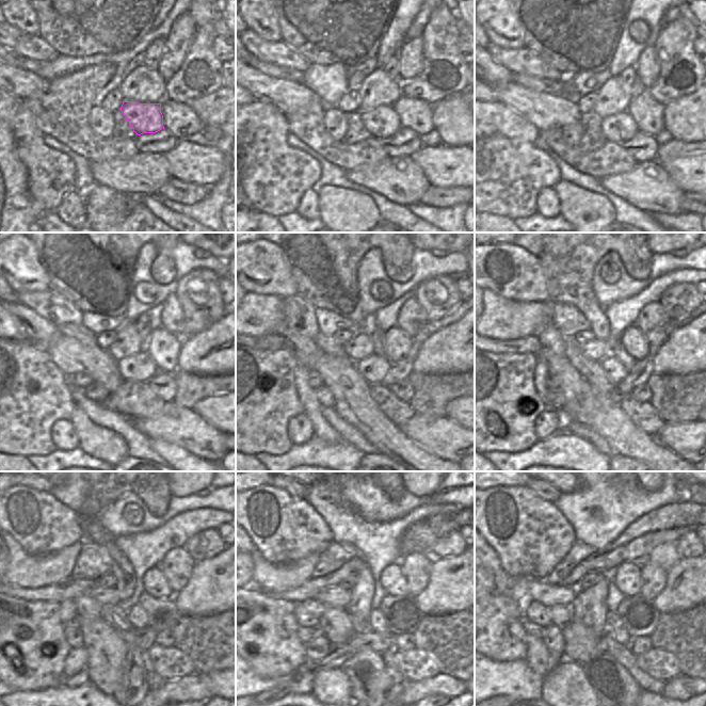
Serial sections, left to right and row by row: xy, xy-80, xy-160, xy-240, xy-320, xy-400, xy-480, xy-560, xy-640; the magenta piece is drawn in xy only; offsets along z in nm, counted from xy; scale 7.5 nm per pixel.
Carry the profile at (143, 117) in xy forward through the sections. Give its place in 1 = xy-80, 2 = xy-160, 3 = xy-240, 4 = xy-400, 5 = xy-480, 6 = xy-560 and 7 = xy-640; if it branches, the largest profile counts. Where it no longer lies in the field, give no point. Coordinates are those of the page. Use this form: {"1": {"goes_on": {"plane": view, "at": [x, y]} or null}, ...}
{"1": {"goes_on": {"plane": "xy-80", "at": [381, 123]}}, "2": {"goes_on": {"plane": "xy-160", "at": [622, 127]}}, "3": {"goes_on": {"plane": "xy-240", "at": [140, 367]}}, "4": {"goes_on": {"plane": "xy-400", "at": [614, 371]}}, "5": {"goes_on": {"plane": "xy-480", "at": [137, 615]}}, "6": {"goes_on": {"plane": "xy-560", "at": [376, 623]}}, "7": {"goes_on": {"plane": "xy-640", "at": [614, 624]}}}

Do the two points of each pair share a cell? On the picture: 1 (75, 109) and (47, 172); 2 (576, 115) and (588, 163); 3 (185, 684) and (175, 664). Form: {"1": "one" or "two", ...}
{"1": "two", "2": "two", "3": "two"}

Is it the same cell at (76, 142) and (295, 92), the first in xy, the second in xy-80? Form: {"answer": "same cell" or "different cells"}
{"answer": "different cells"}

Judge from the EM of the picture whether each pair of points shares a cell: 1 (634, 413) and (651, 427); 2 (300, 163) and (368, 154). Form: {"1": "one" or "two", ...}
{"1": "one", "2": "two"}

